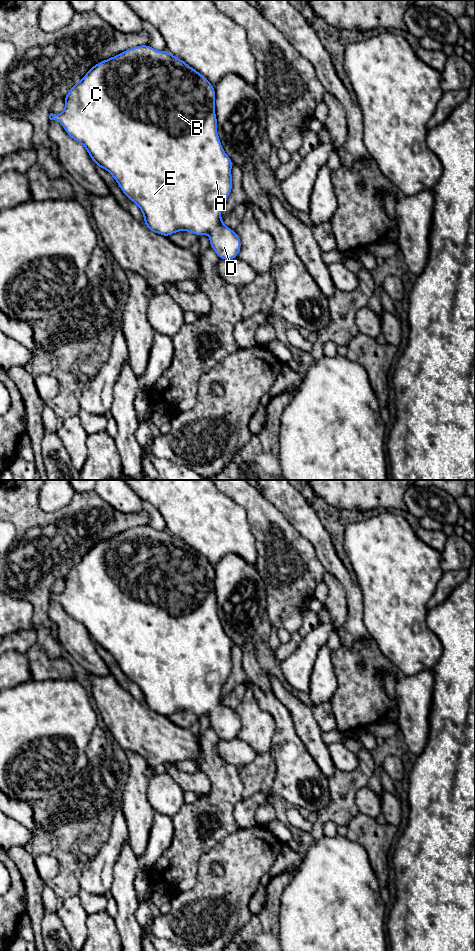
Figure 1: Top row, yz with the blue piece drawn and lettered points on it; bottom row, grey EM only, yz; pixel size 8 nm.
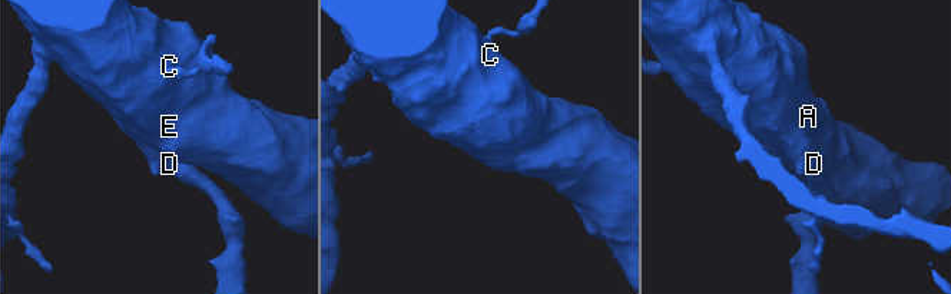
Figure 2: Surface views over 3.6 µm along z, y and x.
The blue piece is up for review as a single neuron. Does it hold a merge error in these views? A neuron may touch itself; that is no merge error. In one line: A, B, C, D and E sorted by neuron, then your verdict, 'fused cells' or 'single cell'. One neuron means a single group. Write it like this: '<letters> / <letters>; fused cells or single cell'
A B C D E; single cell

